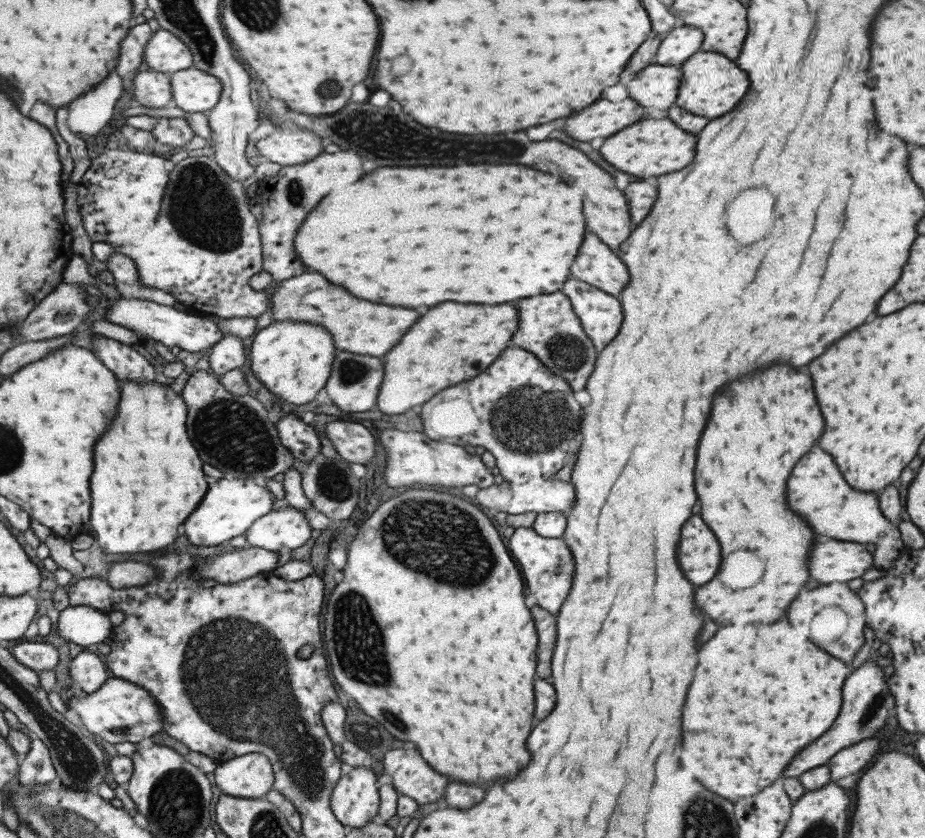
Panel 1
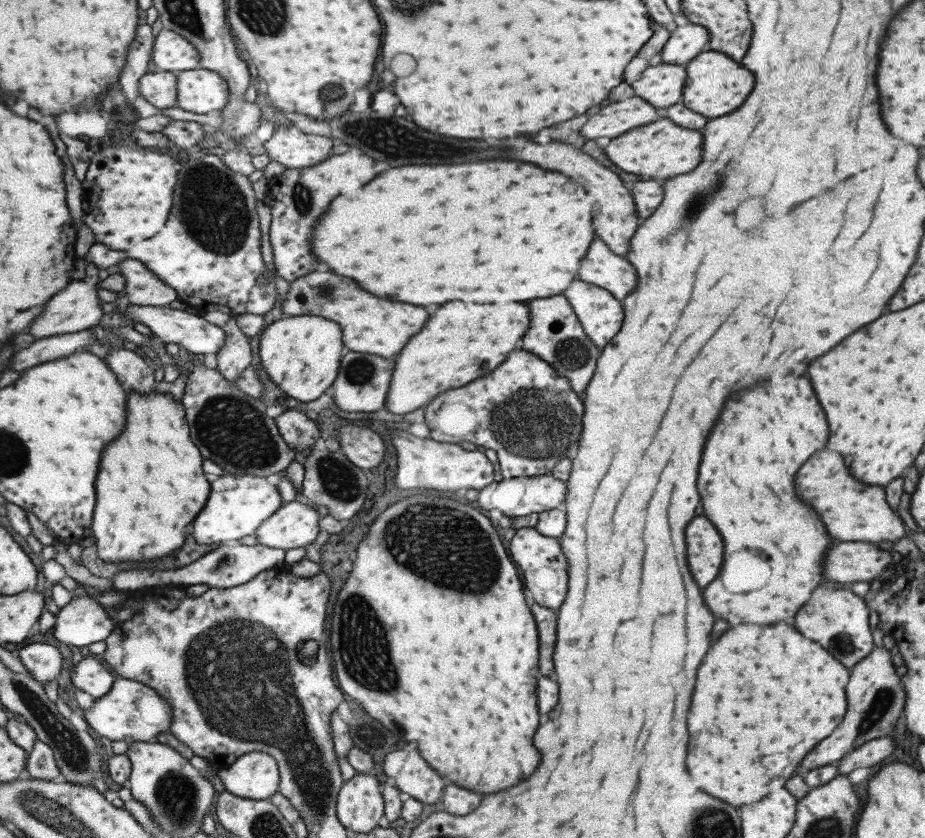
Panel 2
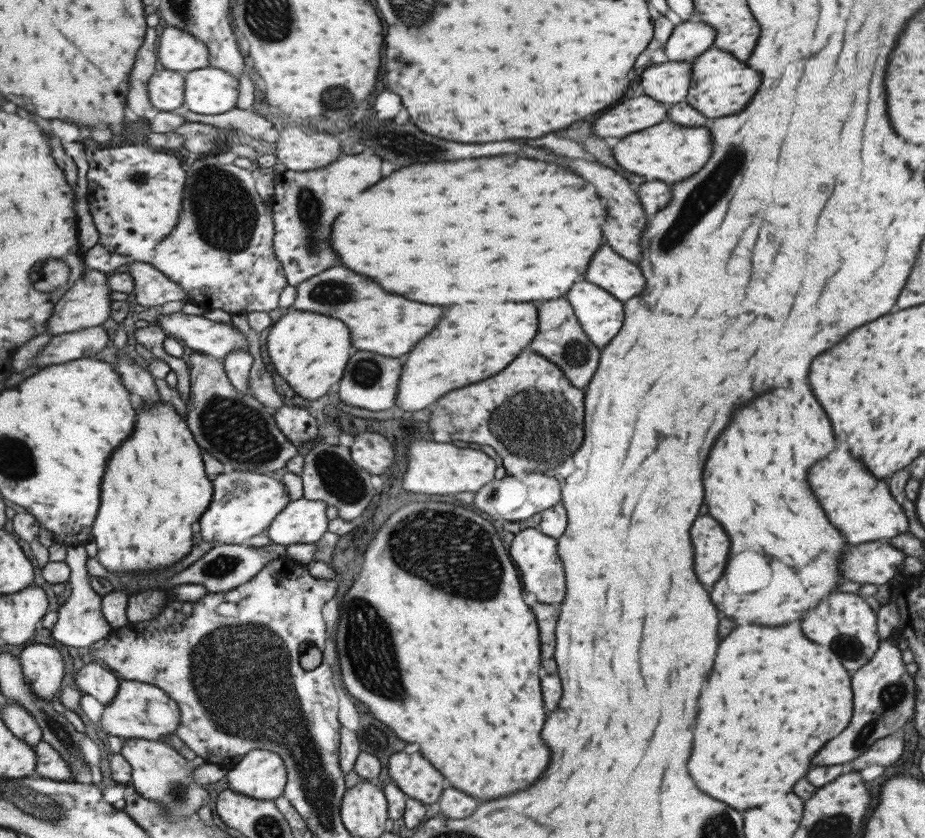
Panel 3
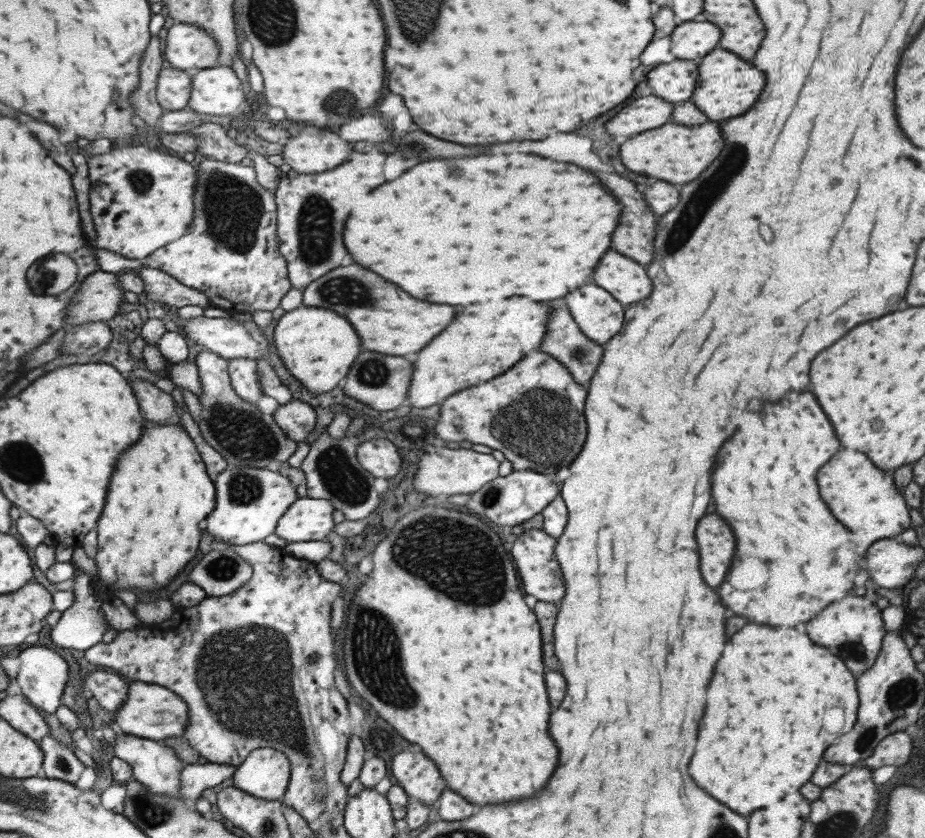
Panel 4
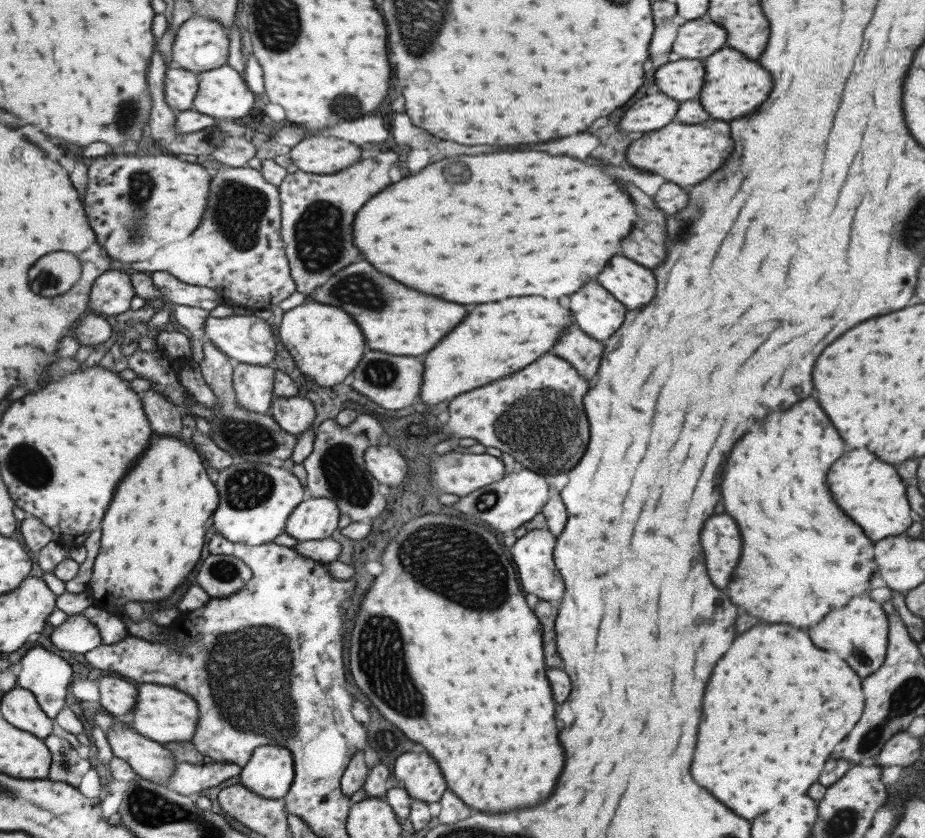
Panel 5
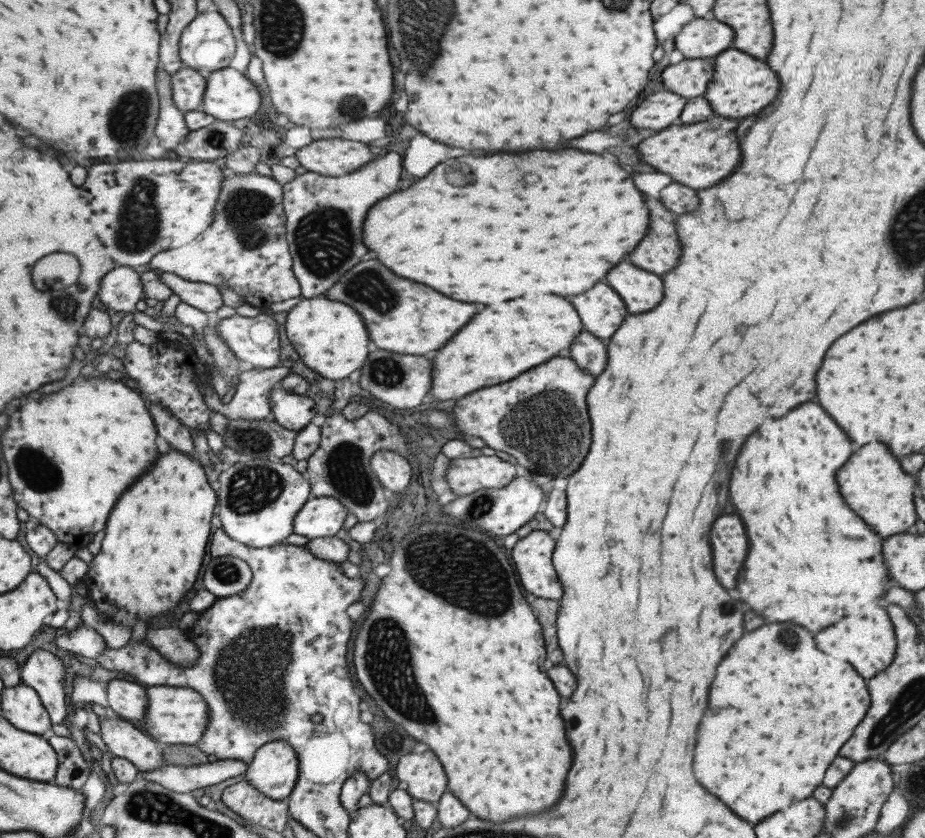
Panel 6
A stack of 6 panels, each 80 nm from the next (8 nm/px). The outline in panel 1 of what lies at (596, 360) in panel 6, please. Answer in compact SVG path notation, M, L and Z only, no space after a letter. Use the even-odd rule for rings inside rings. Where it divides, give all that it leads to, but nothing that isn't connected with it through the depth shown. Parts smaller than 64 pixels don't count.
M561 292L539 294L517 302L517 330L511 344L530 352L549 370L549 373L567 381L571 391L585 389L587 378L594 368L596 352L593 343L582 331L569 299Z

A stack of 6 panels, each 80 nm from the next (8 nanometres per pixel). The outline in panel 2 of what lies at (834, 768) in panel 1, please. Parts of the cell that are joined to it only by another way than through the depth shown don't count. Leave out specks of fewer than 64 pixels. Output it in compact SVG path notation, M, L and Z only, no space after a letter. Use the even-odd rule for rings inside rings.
M881 737L875 738L875 740L869 740L863 746L859 746L857 750L847 752L841 758L841 762L835 764L837 768L836 774L845 776L851 770L855 770L855 768L875 768L877 764L881 765L885 763L883 760L893 752L893 748L895 748L895 744L889 738Z

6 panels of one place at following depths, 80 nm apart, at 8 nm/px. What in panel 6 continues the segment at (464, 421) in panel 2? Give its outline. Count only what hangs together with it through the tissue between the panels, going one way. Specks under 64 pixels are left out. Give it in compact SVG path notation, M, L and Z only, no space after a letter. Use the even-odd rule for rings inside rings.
M553 358L537 368L529 368L521 376L495 384L491 388L481 388L469 396L457 399L453 406L452 419L459 432L467 438L478 437L485 447L506 452L525 467L529 474L548 474L553 479L569 476L587 454L589 448L589 422L585 396L593 385L594 377L581 372L569 358Z

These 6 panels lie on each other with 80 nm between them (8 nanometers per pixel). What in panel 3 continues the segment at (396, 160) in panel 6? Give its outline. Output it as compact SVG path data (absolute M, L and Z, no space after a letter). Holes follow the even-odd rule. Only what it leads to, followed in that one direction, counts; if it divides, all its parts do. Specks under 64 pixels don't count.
M371 152L361 154L341 154L325 168L303 172L285 169L274 176L274 193L270 196L273 223L272 249L275 258L281 263L286 284L297 286L301 281L315 276L318 272L337 266L337 258L329 250L329 228L341 204L349 200L351 194L357 194L373 186L381 174L381 160Z

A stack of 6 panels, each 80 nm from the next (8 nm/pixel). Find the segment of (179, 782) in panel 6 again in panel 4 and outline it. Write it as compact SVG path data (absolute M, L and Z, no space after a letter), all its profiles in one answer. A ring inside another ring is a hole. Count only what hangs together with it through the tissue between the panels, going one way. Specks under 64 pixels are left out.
M185 763L180 772L180 796L191 802L200 792L232 776L235 766L215 763Z

